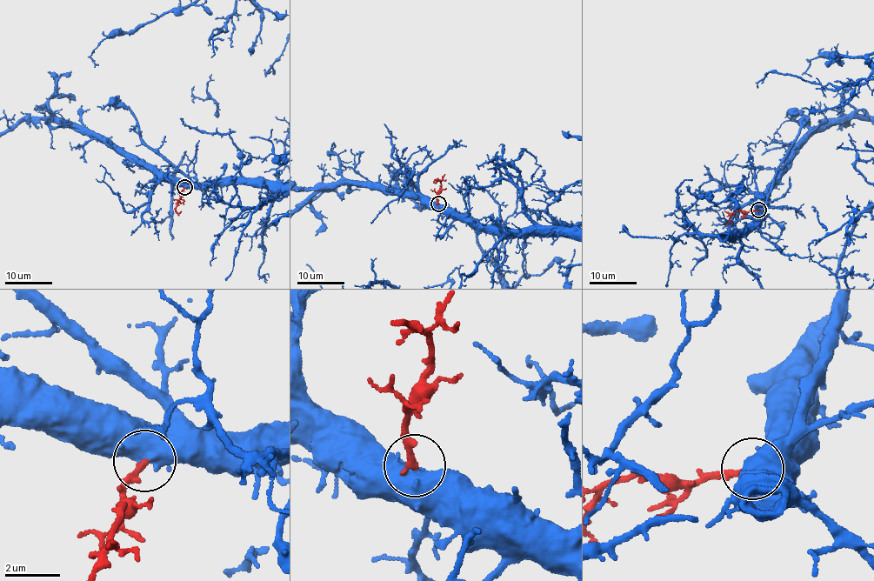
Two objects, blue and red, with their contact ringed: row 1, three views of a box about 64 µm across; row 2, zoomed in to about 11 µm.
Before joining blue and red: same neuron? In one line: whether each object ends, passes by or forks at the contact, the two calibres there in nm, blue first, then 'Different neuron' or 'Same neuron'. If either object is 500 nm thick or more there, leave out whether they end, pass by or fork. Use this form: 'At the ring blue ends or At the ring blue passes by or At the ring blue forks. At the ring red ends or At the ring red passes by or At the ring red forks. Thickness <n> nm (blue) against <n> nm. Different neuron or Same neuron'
Thickness 750 nm (blue) against 240 nm. Same neuron

